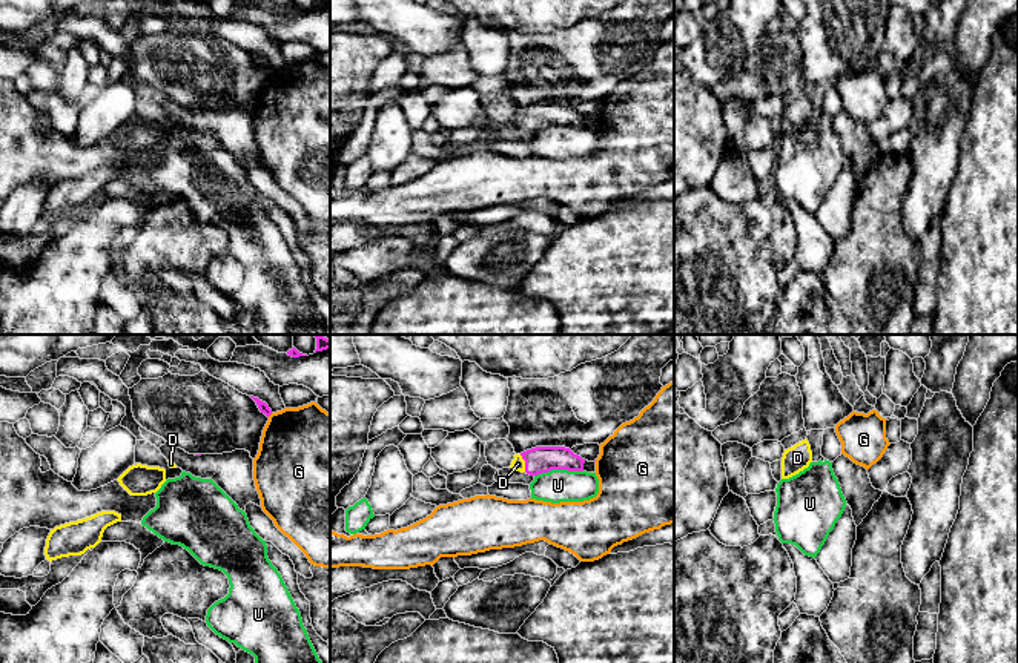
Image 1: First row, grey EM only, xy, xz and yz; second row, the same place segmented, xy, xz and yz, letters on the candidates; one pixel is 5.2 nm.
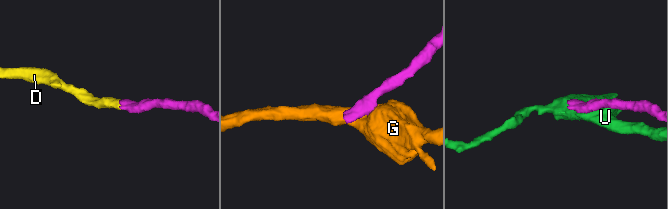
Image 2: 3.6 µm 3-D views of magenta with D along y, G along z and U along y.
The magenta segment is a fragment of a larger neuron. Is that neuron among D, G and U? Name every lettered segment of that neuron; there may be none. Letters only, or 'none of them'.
D

